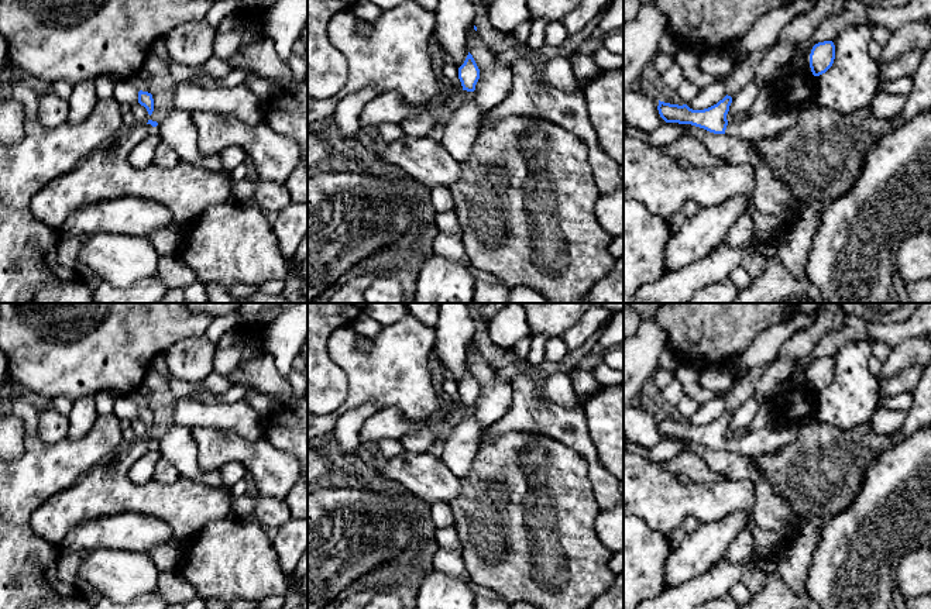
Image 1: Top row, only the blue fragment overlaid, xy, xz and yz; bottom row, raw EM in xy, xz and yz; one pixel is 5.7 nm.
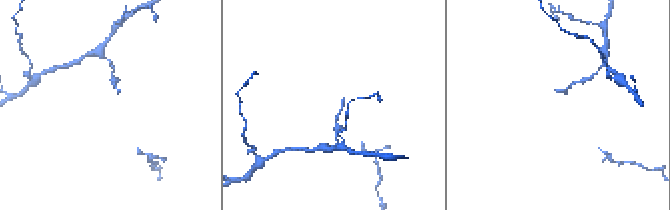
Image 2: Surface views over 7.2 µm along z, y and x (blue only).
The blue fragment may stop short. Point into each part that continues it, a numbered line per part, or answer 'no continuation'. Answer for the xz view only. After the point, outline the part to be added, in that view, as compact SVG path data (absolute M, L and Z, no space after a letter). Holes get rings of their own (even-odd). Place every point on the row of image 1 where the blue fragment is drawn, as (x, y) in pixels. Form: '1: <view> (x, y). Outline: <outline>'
1: xz (460, 131). Outline: M463 90L456 102L456 111L446 123L442 144L457 162L470 156L480 130L481 111L475 103L475 93Z

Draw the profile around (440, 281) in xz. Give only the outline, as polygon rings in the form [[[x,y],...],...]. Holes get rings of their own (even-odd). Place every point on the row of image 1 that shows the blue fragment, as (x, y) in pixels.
[[[432,254],[420,265],[412,303],[473,303],[475,281],[470,268],[468,262],[451,262]]]

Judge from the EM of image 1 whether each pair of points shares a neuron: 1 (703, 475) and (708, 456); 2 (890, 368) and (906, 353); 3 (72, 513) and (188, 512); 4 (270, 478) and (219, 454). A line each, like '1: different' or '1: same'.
1: different
2: same
3: same
4: same

